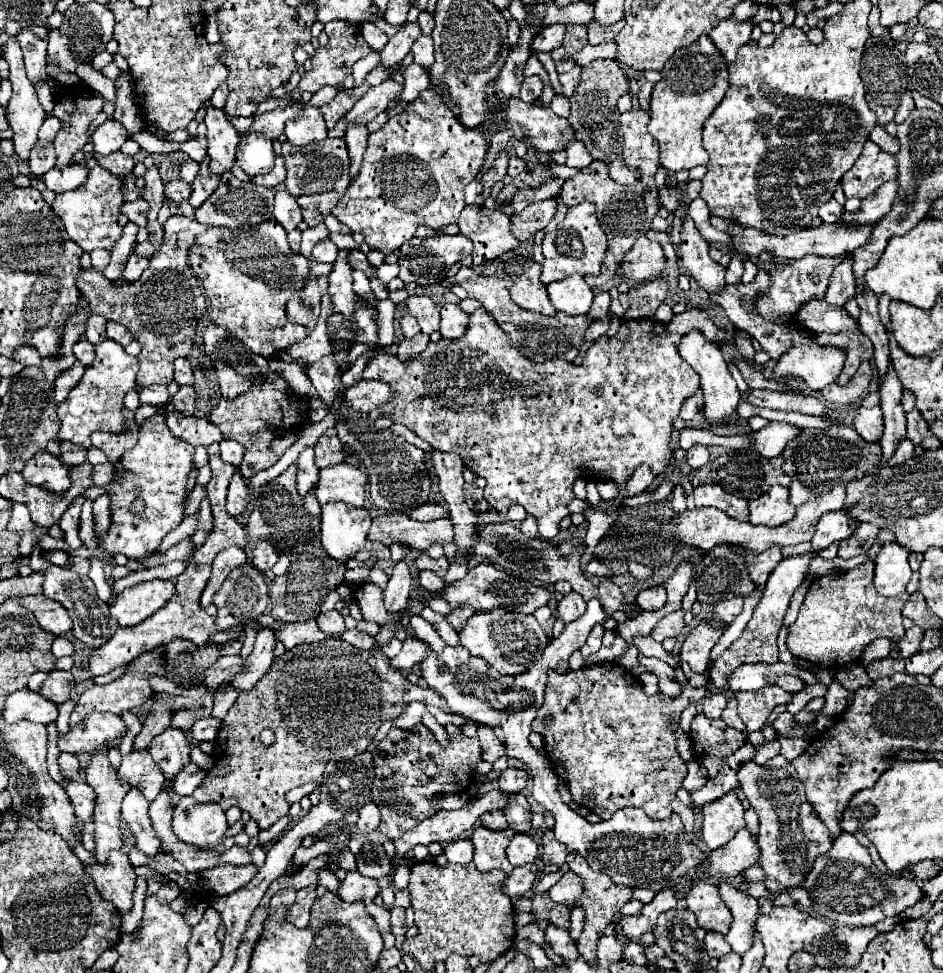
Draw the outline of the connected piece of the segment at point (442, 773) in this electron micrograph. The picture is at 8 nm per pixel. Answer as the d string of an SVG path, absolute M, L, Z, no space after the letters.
M423 723L413 729L391 727L389 735L373 751L375 779L371 783L371 801L381 811L379 831L391 841L397 841L405 831L433 817L437 809L433 809L431 801L447 793L465 793L475 777L475 765L483 761L481 755L483 749L477 737L449 737L449 745L441 747Z

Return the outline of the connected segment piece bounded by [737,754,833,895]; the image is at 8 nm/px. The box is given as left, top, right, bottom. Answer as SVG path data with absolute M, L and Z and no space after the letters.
M779 754L763 765L747 761L747 765L741 765L737 773L745 797L759 815L759 863L765 871L763 885L769 893L775 895L791 887L803 887L803 881L807 873L813 869L815 859L827 853L833 845L829 829L811 809L811 803L805 797L803 785L797 779L793 765L781 756Z

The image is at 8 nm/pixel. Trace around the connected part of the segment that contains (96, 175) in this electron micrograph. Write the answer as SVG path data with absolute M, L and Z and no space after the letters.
M93 167L89 179L79 189L65 191L55 197L51 209L63 221L69 239L75 241L83 251L93 251L97 247L111 249L113 243L121 237L123 229L117 223L119 209L123 205L121 185L121 179L115 179L115 175L107 173L103 167Z

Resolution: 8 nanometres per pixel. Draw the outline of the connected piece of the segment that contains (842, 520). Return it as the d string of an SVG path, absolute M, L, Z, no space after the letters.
M835 511L835 513L827 513L827 517L819 519L817 531L811 539L813 551L821 551L825 547L829 547L833 541L843 541L849 539L853 535L853 531L857 529L855 519L849 519L845 511Z

